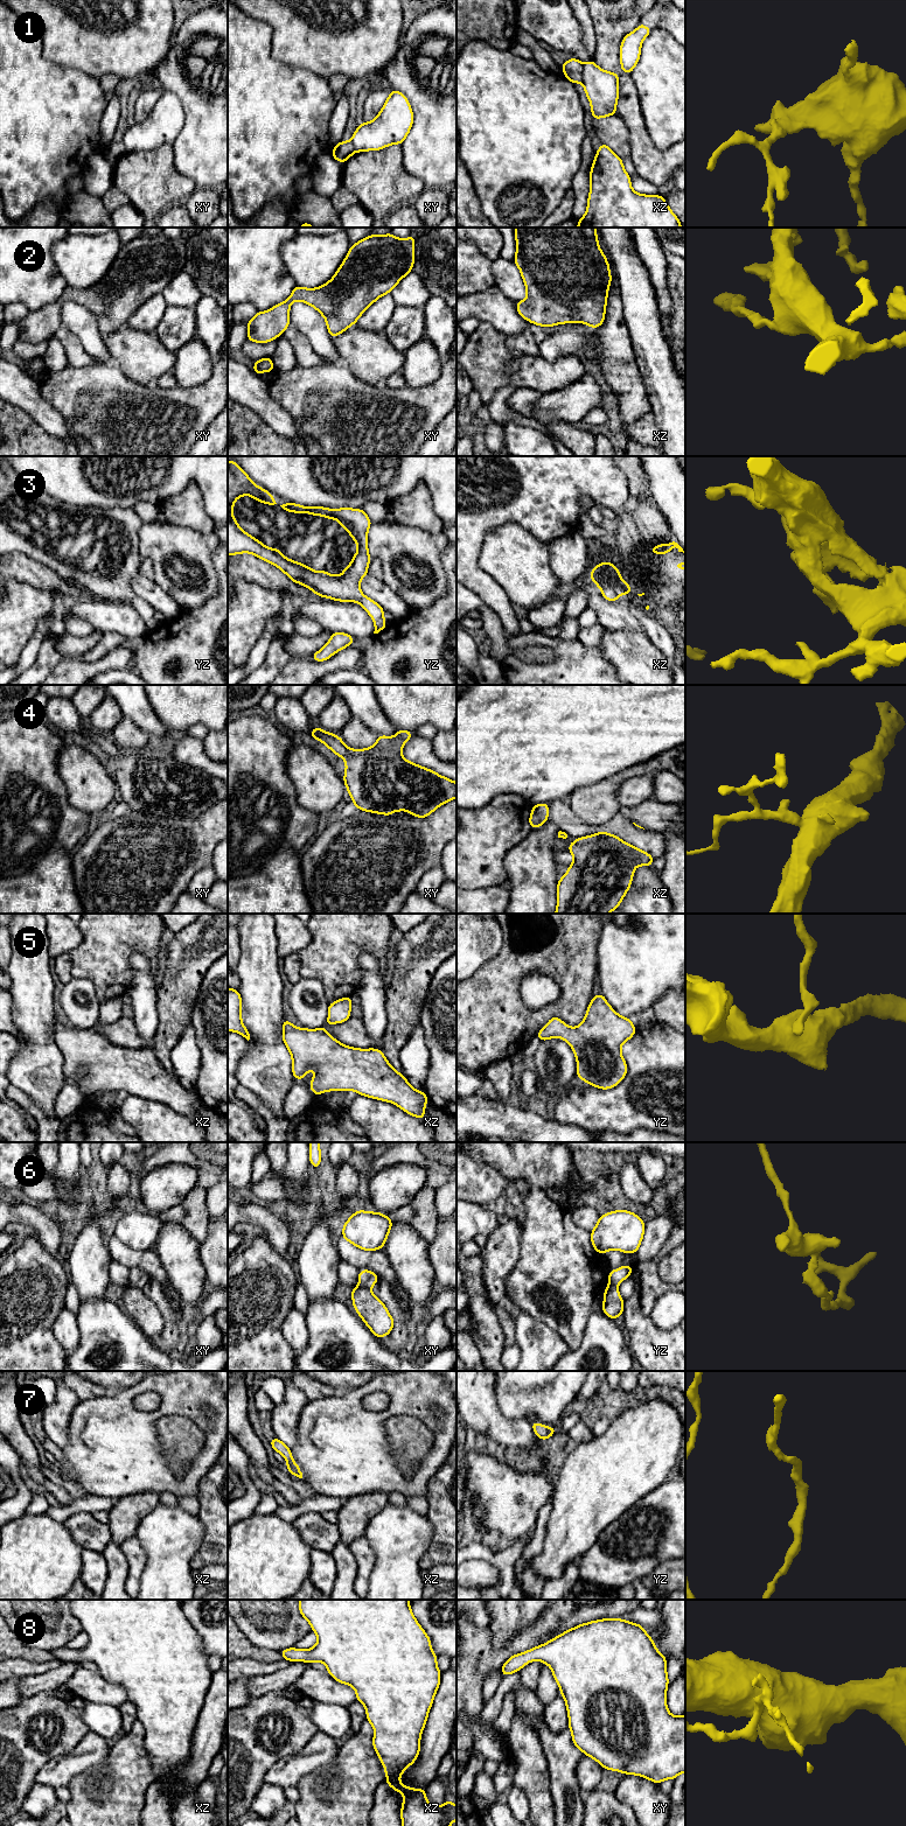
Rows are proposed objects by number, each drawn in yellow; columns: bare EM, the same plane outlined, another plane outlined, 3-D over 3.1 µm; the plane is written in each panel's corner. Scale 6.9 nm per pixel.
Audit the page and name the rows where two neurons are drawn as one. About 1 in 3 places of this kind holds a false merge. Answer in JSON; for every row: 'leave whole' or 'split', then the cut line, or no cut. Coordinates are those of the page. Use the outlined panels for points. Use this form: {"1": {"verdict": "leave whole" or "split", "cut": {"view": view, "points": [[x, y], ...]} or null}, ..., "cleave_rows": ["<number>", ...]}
{"1": {"verdict": "split", "cut": {"view": "xz", "points": [[583, 64], [580, 81]]}}, "2": {"verdict": "leave whole", "cut": null}, "3": {"verdict": "leave whole", "cut": null}, "4": {"verdict": "leave whole", "cut": null}, "5": {"verdict": "leave whole", "cut": null}, "6": {"verdict": "split", "cut": {"view": "xy", "points": [[360, 1284], [369, 1288]]}}, "7": {"verdict": "leave whole", "cut": null}, "8": {"verdict": "leave whole", "cut": null}, "cleave_rows": ["1", "6"]}

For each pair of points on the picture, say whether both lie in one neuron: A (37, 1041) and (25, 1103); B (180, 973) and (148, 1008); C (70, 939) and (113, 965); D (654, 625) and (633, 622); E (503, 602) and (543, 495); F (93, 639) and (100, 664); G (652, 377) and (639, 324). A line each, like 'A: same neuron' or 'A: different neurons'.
A: different neurons
B: different neurons
C: different neurons
D: different neurons
E: same neuron
F: different neurons
G: same neuron

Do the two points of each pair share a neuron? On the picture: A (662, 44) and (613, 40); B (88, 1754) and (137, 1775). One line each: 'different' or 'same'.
A: different
B: different

